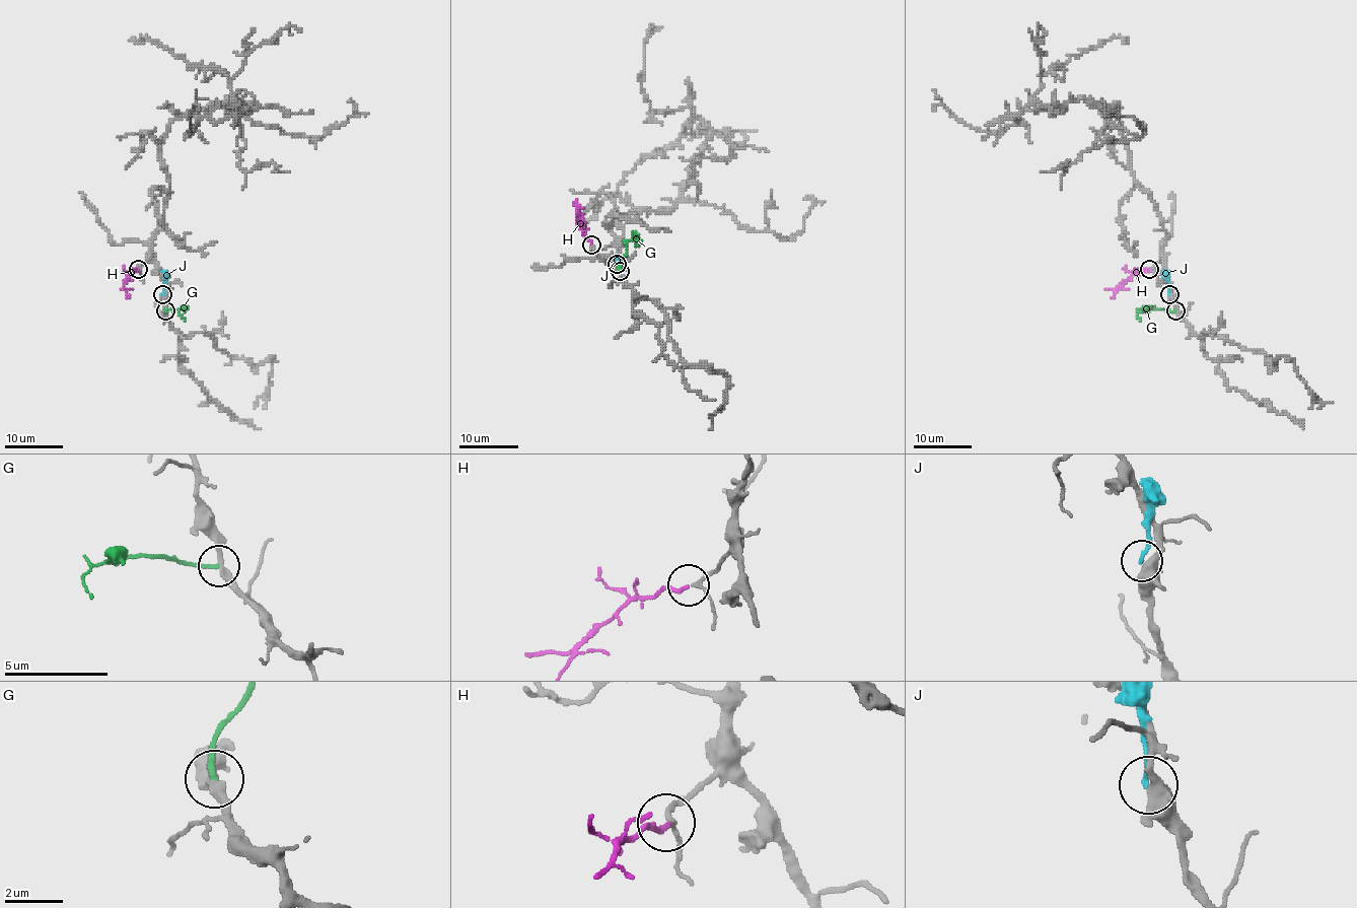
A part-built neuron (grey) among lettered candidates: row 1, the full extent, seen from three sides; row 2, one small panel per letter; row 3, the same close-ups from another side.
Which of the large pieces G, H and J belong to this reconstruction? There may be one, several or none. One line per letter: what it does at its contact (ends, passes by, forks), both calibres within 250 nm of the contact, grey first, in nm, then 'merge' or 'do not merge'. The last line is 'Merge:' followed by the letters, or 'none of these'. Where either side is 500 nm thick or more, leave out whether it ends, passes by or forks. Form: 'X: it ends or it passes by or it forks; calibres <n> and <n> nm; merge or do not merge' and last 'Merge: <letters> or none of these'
G: it ends; calibres 300 and 200 nm; do not merge
H: it ends; calibres 150 and 190 nm; merge
J: it ends; calibres 400 and 180 nm; do not merge
Merge: H

